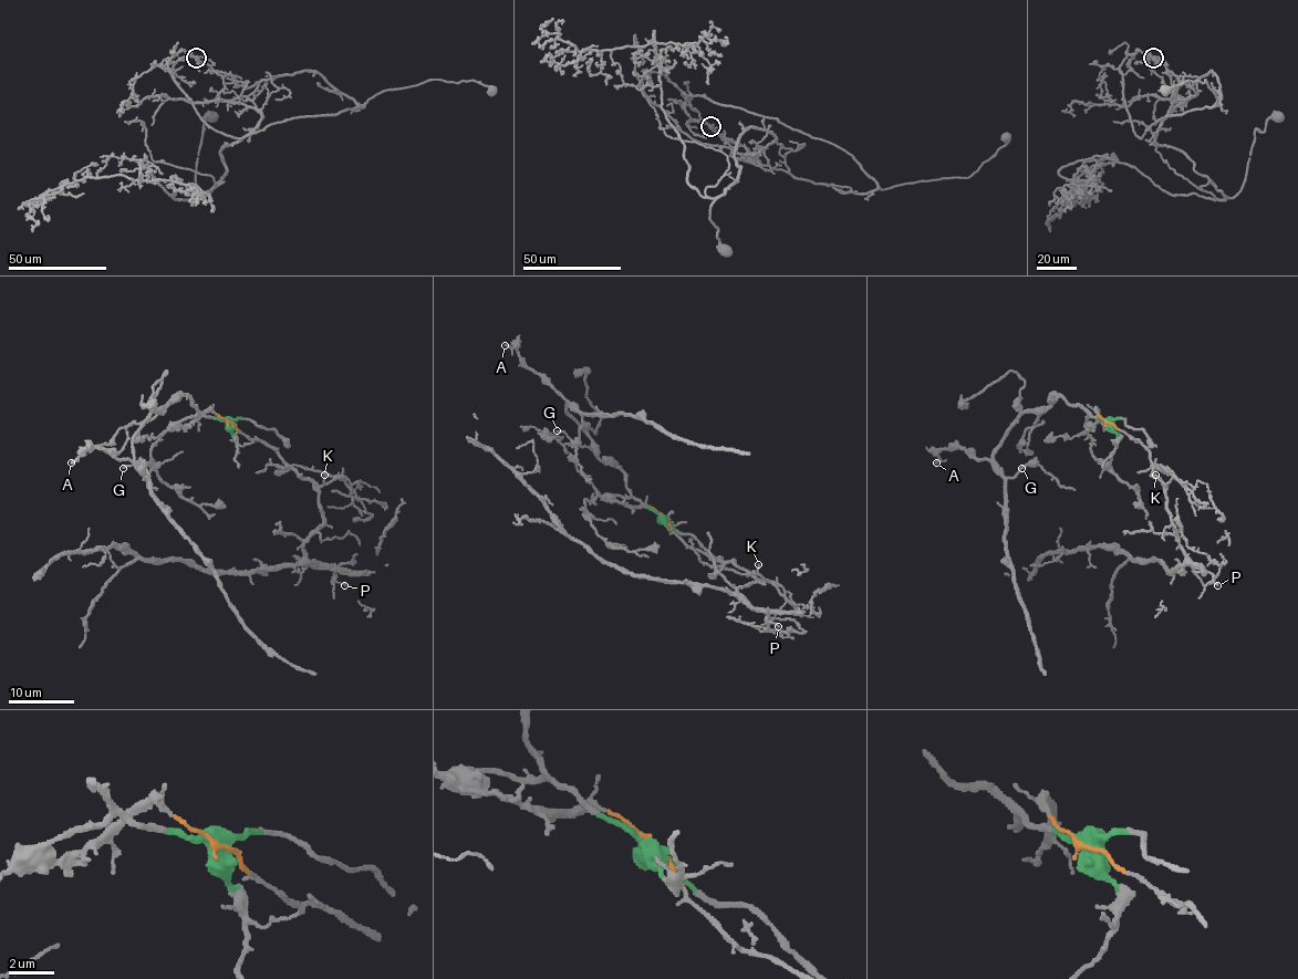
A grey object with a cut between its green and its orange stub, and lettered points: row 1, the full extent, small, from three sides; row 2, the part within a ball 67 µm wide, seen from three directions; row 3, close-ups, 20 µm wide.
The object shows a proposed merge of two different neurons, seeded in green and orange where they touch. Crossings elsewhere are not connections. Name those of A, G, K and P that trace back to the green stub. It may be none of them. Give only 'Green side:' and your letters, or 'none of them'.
Green side: A, G

